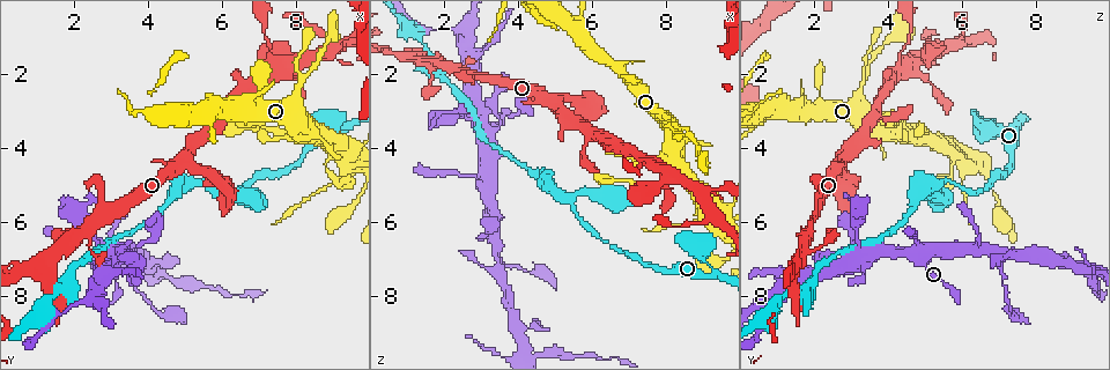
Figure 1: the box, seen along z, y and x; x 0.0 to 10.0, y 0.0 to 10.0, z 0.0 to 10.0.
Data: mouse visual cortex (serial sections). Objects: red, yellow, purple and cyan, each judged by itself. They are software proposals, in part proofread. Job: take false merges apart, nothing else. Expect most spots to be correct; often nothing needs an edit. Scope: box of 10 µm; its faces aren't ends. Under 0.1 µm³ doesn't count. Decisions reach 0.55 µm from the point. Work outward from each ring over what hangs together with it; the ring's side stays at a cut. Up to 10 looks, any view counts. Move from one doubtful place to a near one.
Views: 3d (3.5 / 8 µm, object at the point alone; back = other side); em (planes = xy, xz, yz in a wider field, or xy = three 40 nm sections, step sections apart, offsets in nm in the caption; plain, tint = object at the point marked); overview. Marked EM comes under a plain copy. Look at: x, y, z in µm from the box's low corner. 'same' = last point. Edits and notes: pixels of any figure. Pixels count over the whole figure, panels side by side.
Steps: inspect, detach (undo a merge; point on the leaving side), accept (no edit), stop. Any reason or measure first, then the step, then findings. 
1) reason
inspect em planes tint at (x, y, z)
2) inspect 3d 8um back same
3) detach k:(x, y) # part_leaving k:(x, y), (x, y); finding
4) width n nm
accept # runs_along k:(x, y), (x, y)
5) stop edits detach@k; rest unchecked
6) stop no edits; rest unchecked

thick turns thin
inspect 3d 3.5um at (2.95, 6.85, 3.35)

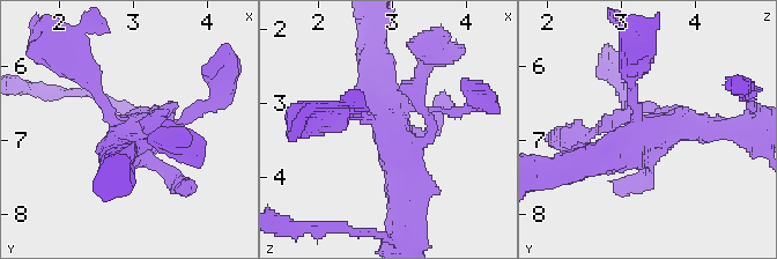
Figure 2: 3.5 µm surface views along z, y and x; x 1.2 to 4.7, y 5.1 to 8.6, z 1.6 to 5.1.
inspect em planes tint at (3.00, 6.90, 3.35)

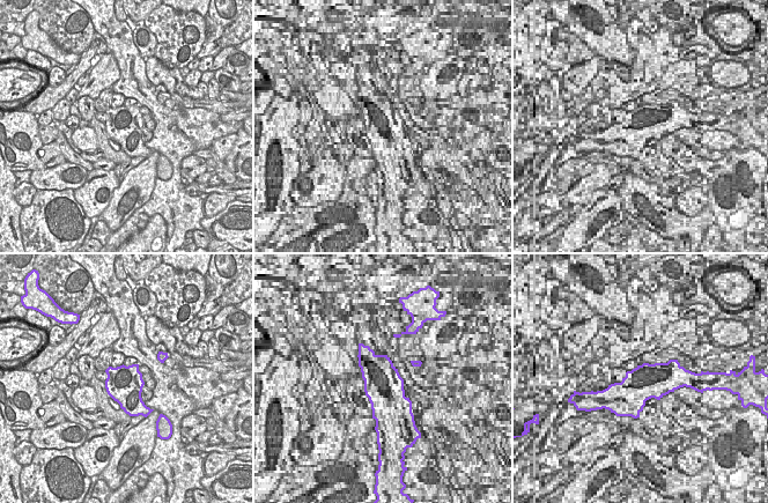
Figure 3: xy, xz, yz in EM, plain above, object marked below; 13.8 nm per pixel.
cut it another way
inspect em xy step 3 tint same

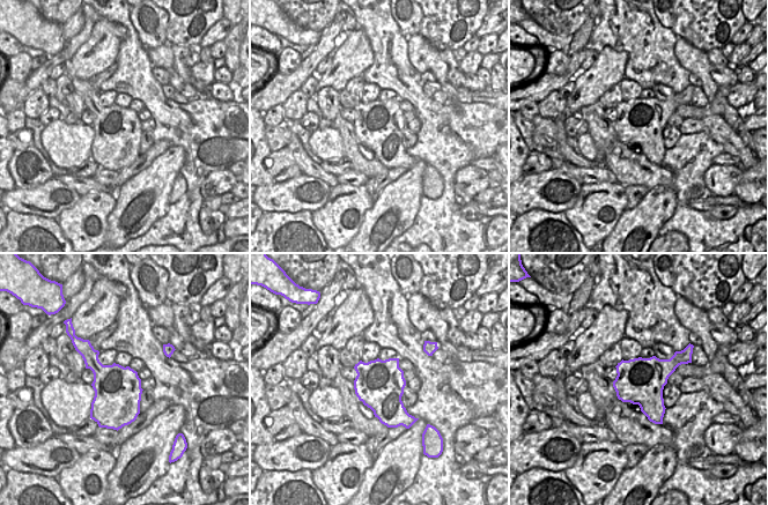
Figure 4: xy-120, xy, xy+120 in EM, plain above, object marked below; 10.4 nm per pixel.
accept # runs_along 2:(717, 128), (670, 125), (584, 161); continuous, no second cell

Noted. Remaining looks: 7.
calibre changes
inspect 3d 3.5um at (2.55, 8.10, 0.90)

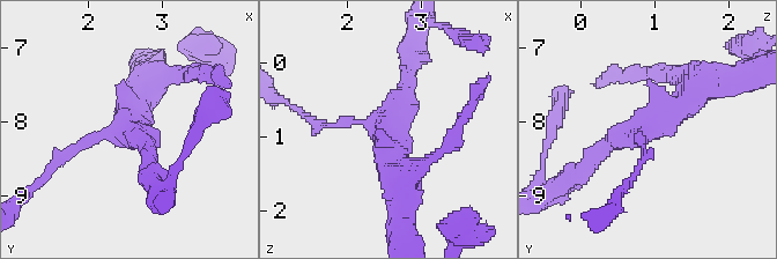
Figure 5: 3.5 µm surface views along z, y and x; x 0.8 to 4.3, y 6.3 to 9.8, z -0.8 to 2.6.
inspect em planes tint at (2.45, 8.10, 0.85)

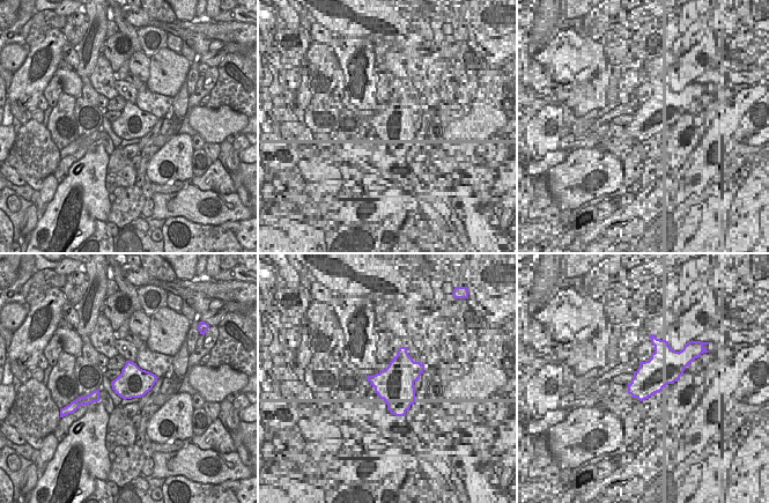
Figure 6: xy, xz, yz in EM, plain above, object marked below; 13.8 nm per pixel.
accept # runs_along 5:(703, 82), (587, 163); continuous, no second cell

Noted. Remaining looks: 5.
narrows sharply
inspect 3d 3.5um at (3.45, 6.90, 7.00)

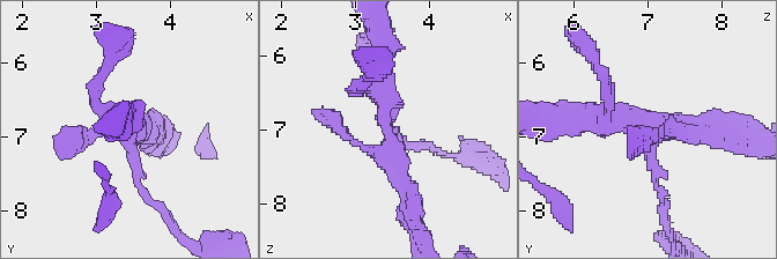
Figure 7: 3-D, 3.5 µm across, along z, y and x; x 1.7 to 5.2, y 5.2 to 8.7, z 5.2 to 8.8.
now the EM
inspect em xy step 2 tint at (3.45, 6.90, 7.05)

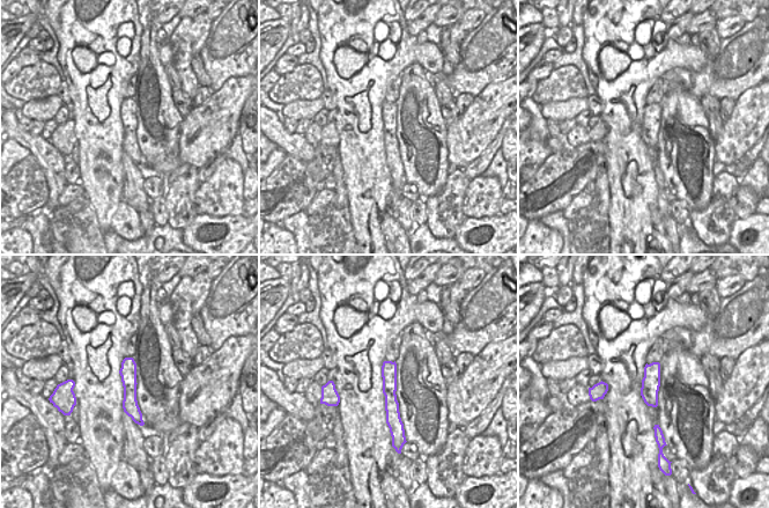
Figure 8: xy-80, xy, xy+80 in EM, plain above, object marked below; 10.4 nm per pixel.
accept # runs_along 7:(383, 59), (386, 131), (412, 207); continuous, no second cell

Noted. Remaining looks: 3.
sudden change in width
inspect 3d 3.5um at (5.40, 4.95, 5.45)

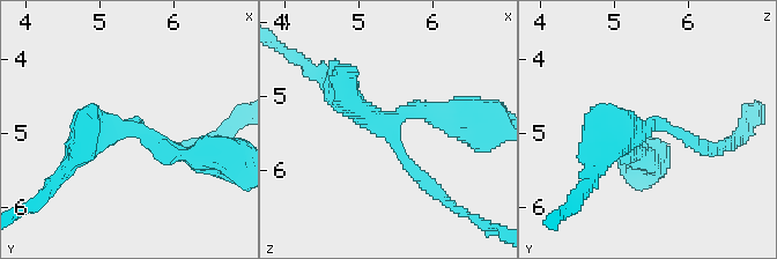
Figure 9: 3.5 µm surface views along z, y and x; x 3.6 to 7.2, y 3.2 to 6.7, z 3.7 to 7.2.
inspect em xy step 1 tint at (5.40, 4.90, 5.45)

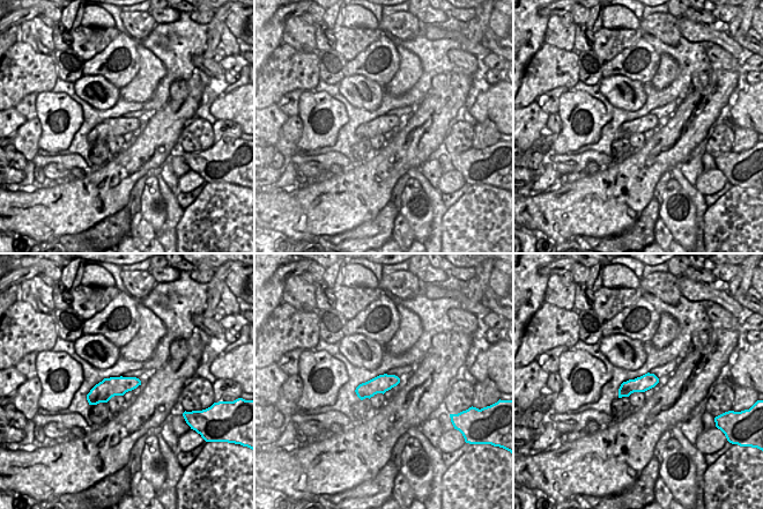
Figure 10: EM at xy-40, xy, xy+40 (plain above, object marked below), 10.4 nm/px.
arm_widths 200, 250, 400 nm
accept # runs_along 9:(427, 183), (392, 133), (334, 86); one cell here

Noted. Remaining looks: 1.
stop no edits; rest unchecked

